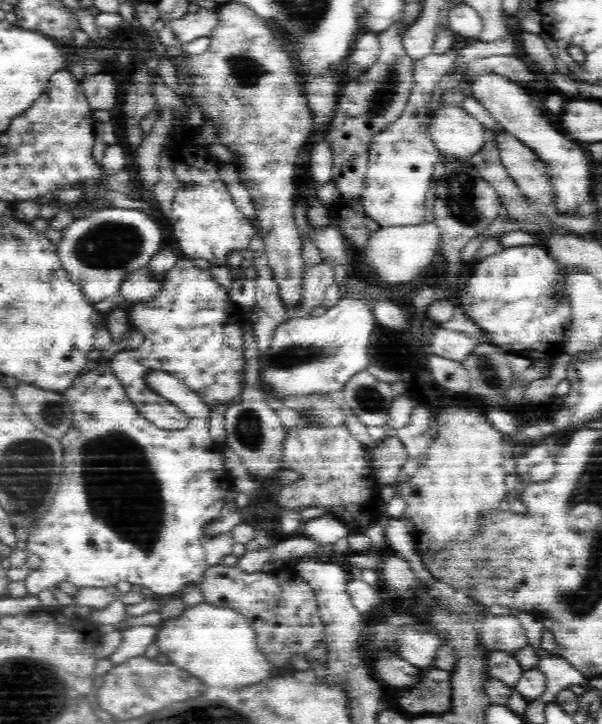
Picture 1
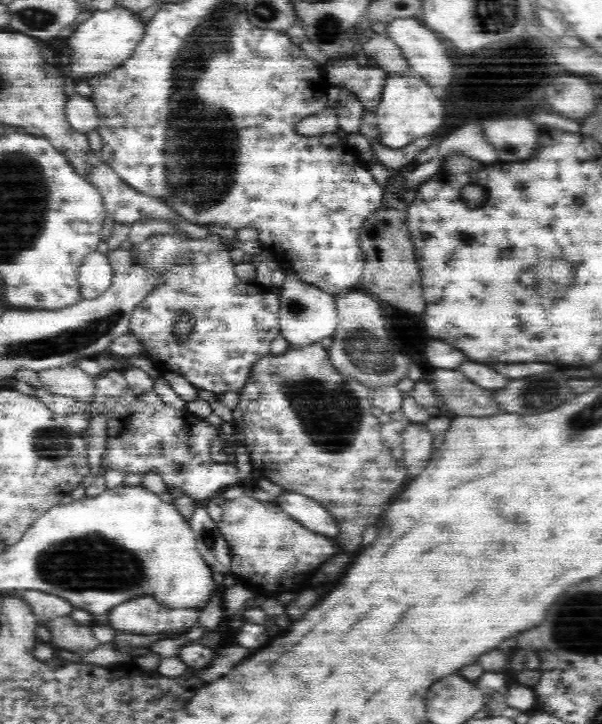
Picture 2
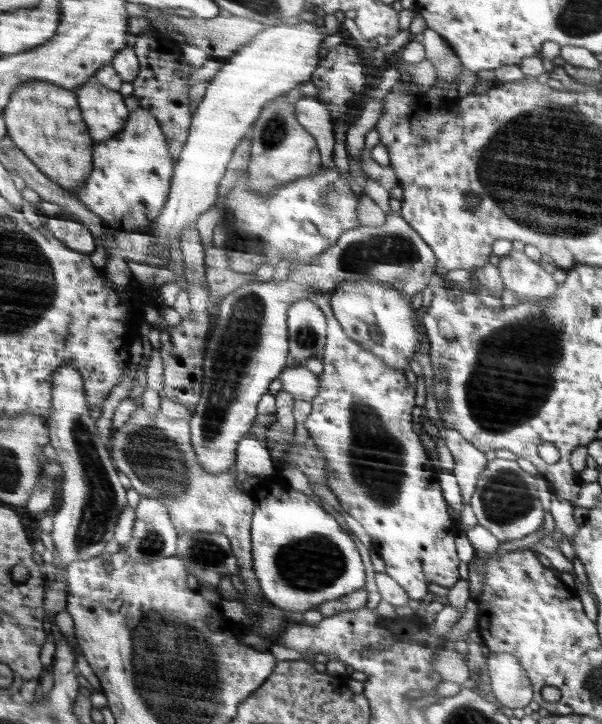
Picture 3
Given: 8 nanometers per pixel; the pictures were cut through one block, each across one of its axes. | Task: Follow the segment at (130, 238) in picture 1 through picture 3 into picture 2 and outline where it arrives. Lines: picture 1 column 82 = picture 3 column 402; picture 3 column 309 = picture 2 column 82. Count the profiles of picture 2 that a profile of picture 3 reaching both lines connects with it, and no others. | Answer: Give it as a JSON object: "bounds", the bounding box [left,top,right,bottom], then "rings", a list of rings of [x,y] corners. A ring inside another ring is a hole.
{"bounds":[77,251,113,299],"rings":[[[99,251],[90,252],[77,273],[84,299],[98,298],[113,283],[109,258]]]}

